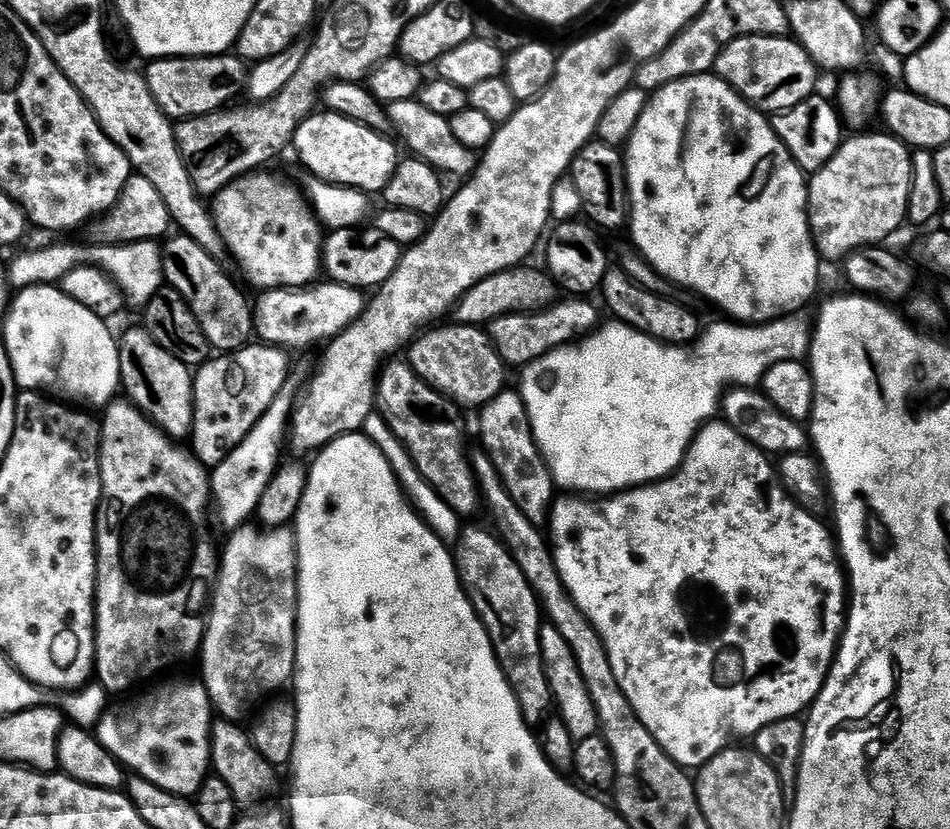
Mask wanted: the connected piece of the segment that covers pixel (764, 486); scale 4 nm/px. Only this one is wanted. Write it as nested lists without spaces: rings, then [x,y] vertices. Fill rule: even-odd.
[[[708,422],[701,427],[680,467],[672,475],[654,484],[642,484],[638,488],[608,494],[603,498],[585,498],[580,494],[557,495],[552,501],[546,525],[558,574],[572,601],[598,630],[614,670],[614,678],[618,678],[618,686],[622,686],[622,694],[626,694],[642,726],[650,730],[654,742],[658,742],[664,753],[685,770],[703,768],[710,758],[729,747],[730,742],[735,741],[732,740],[735,736],[755,737],[757,732],[770,726],[770,722],[799,717],[811,708],[836,659],[840,637],[844,634],[846,605],[850,600],[846,591],[846,568],[829,525],[827,528],[816,517],[819,515],[793,499],[778,475],[777,465],[763,450],[742,438],[742,434],[738,434],[738,430],[731,428],[728,423],[716,423]]]

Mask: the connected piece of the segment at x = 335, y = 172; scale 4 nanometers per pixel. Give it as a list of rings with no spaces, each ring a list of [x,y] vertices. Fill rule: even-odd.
[[[317,111],[298,126],[294,152],[313,173],[315,179],[325,180],[341,188],[357,188],[369,194],[383,193],[398,163],[396,148],[387,135],[370,130],[337,112]]]

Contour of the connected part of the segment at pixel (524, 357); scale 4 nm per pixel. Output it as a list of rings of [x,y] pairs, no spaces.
[[[568,298],[565,304],[556,302],[543,311],[510,313],[500,316],[487,325],[486,331],[496,353],[504,360],[505,365],[523,366],[542,358],[546,353],[564,344],[571,344],[593,331],[601,323],[601,309],[591,304],[588,298]]]

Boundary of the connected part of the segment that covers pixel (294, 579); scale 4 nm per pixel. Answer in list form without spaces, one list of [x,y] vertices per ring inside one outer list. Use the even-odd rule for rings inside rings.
[[[249,522],[229,536],[232,537],[228,545],[222,548],[222,563],[206,616],[204,646],[200,649],[198,664],[204,667],[202,683],[212,700],[213,709],[225,720],[240,722],[263,696],[268,698],[279,693],[276,691],[287,680],[289,683],[293,679],[296,671],[296,597],[300,595],[300,563],[296,557],[296,534],[291,527],[268,528]]]

